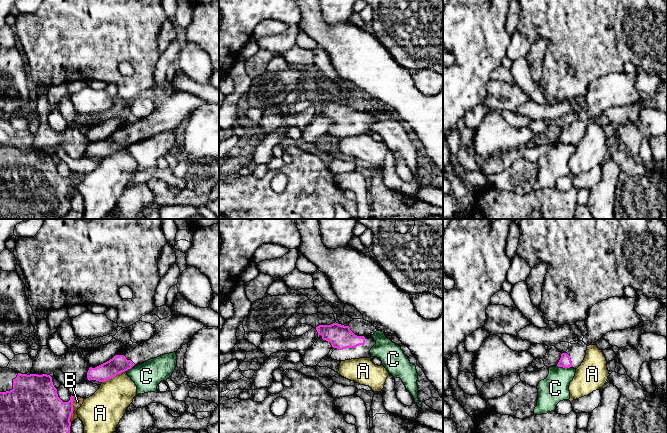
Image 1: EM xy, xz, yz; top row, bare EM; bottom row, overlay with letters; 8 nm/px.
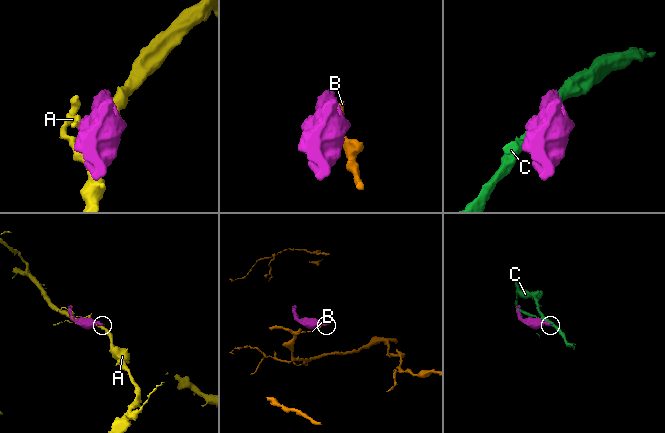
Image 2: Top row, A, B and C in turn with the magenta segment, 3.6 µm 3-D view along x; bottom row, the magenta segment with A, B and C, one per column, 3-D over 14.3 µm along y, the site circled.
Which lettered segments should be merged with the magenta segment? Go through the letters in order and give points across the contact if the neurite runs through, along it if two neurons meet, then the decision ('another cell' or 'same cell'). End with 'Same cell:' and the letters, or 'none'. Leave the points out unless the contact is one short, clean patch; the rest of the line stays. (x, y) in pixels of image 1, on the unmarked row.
A: another cell
B: along xy (75, 173), (73, 175), (73, 188), (70, 198) | another cell
C: another cell
Same cell: none

